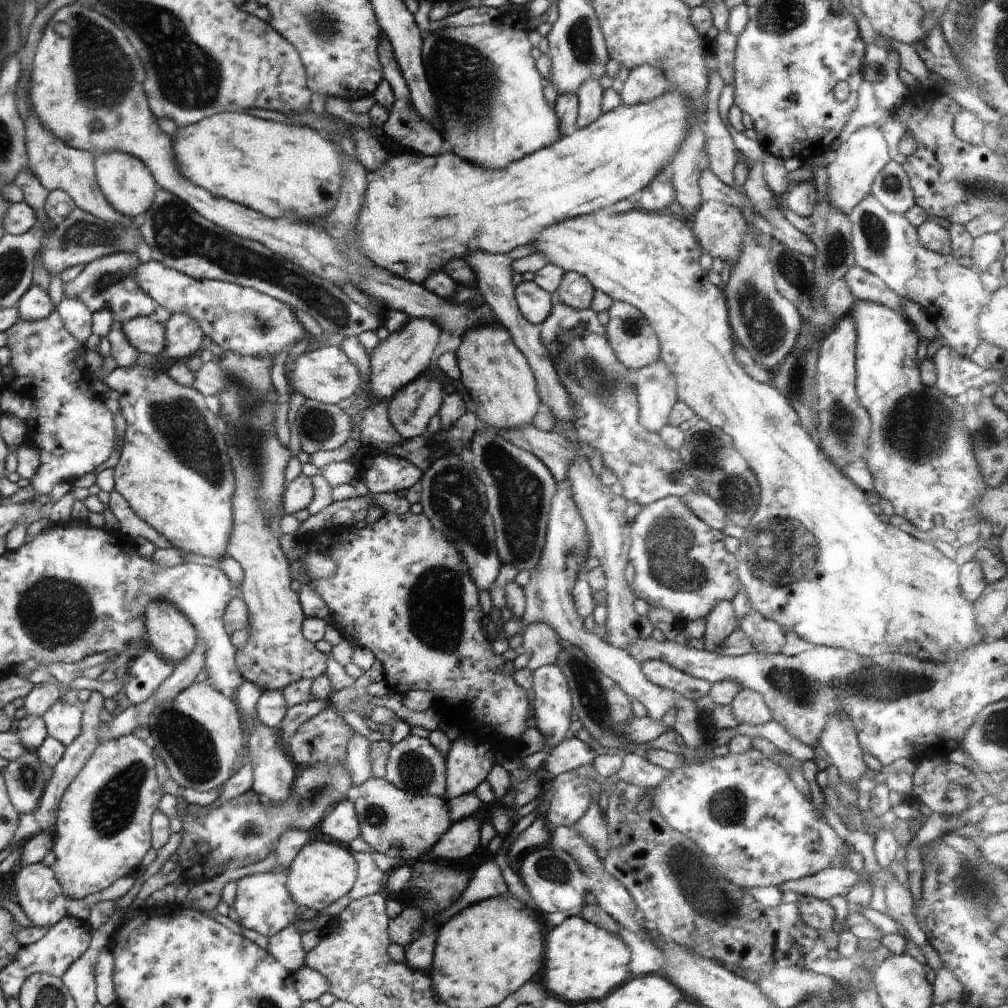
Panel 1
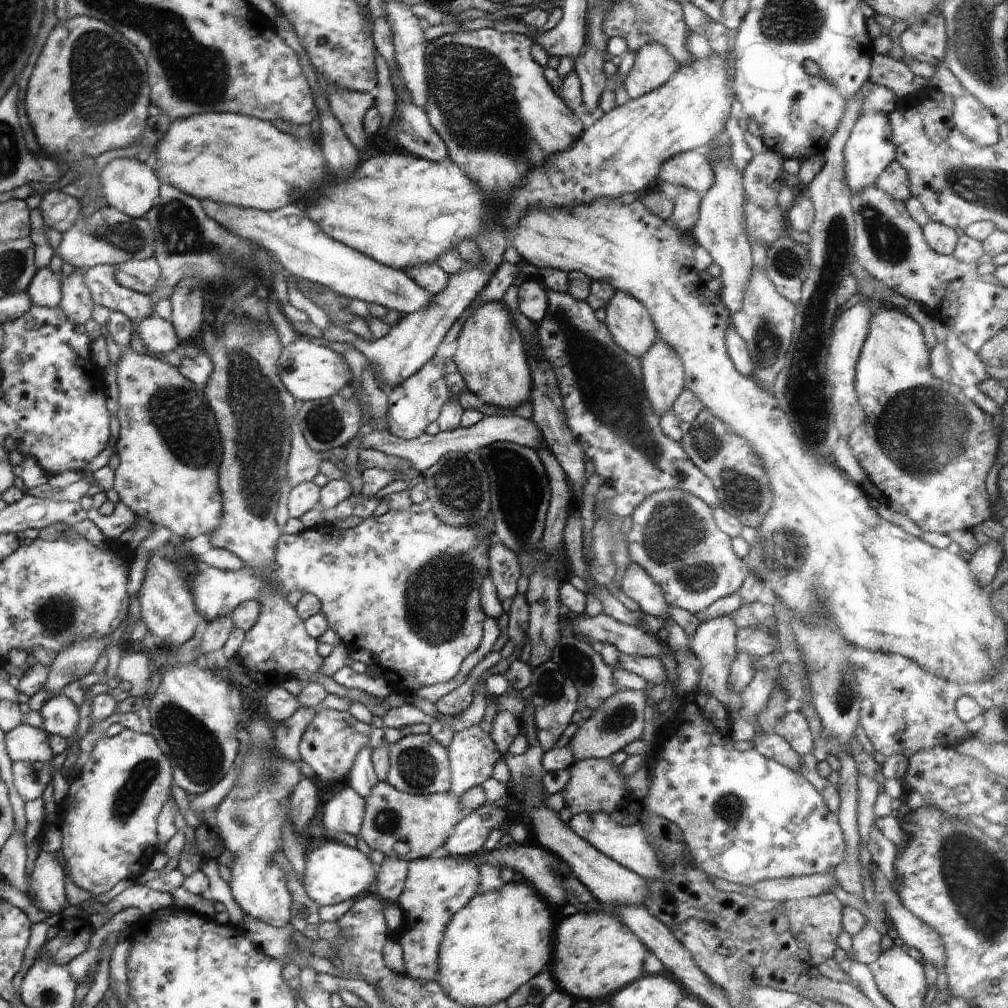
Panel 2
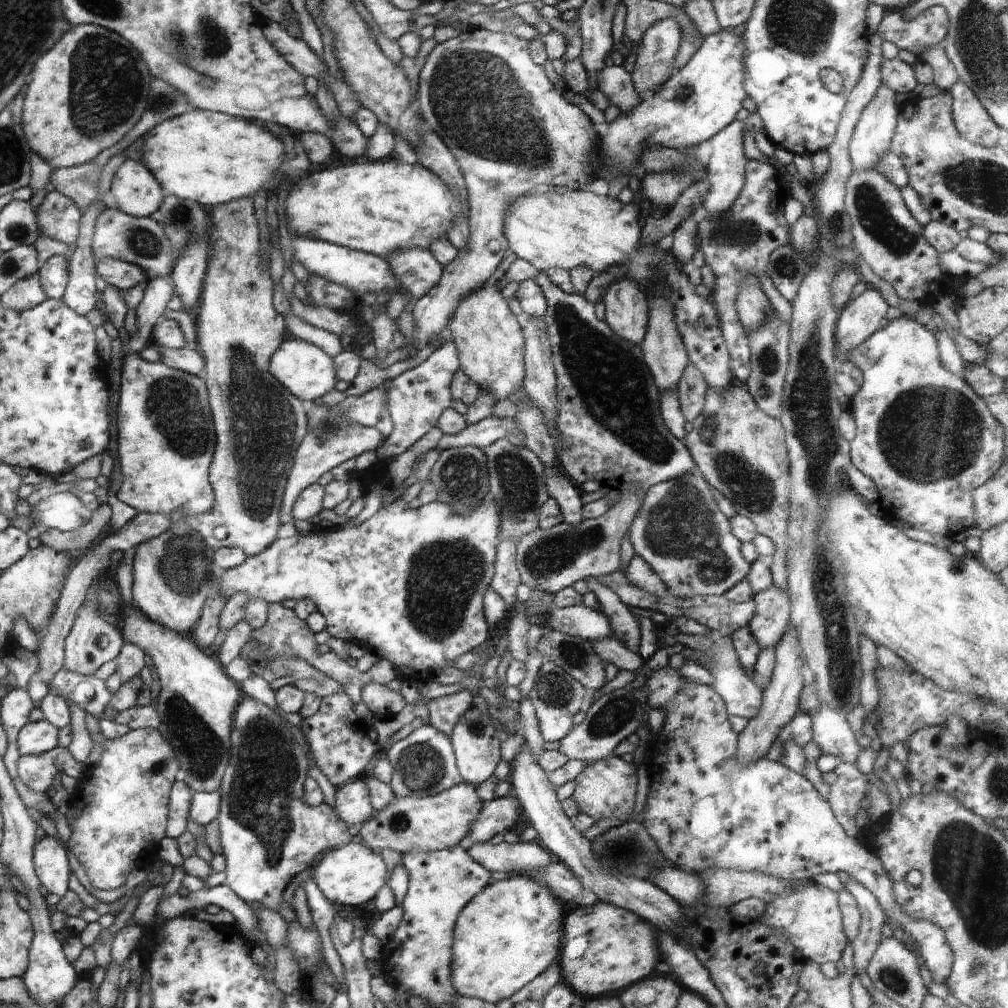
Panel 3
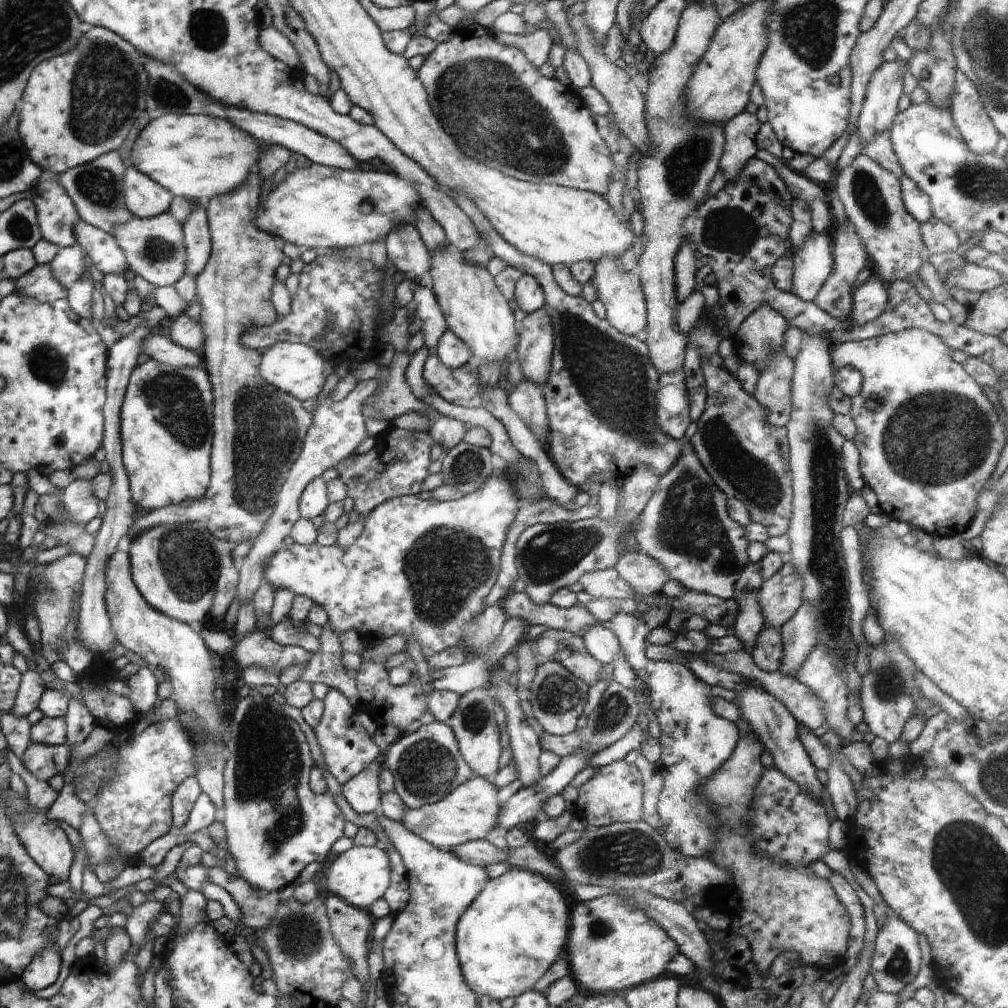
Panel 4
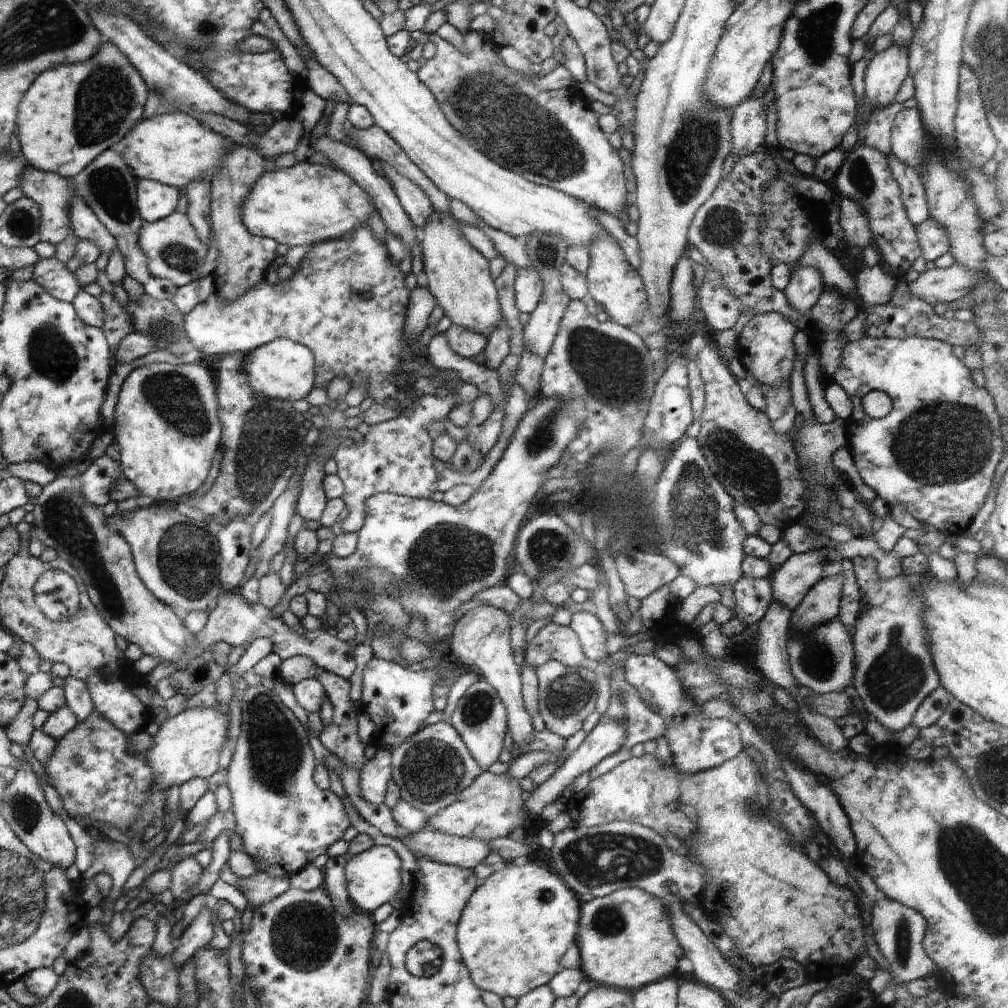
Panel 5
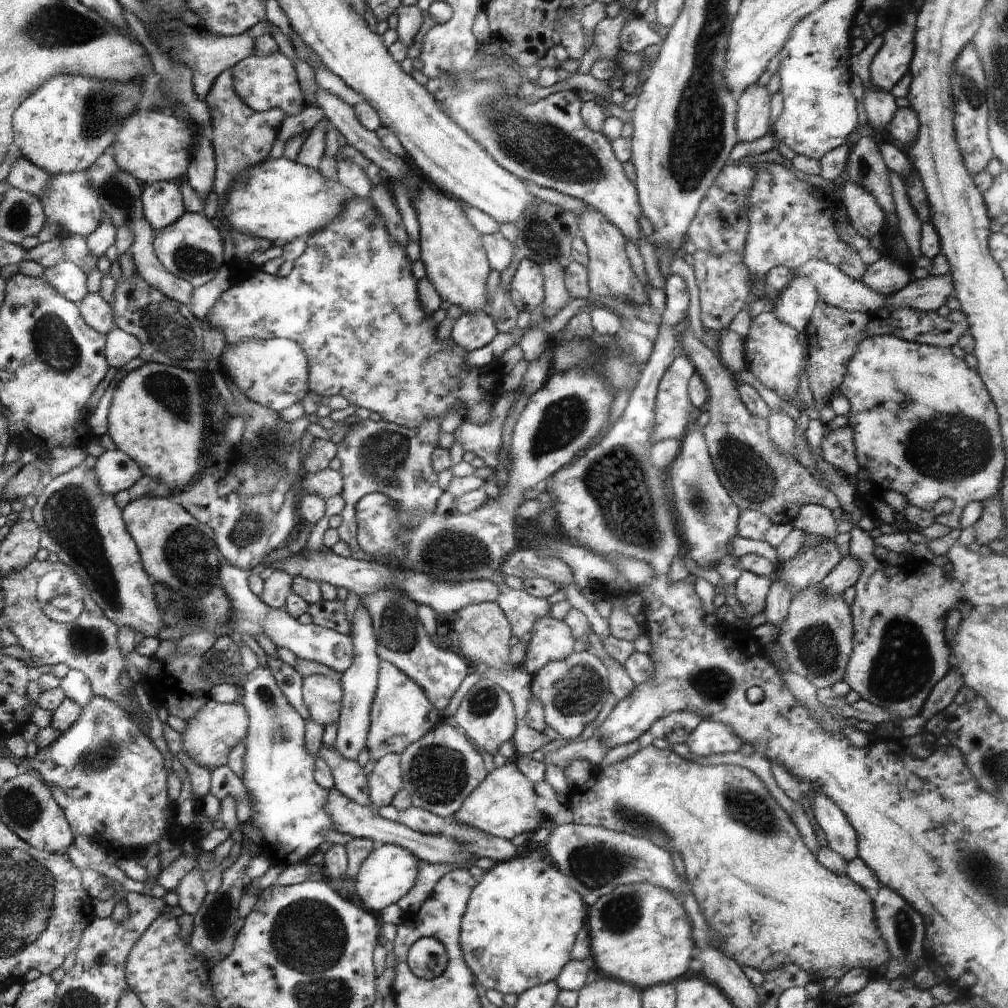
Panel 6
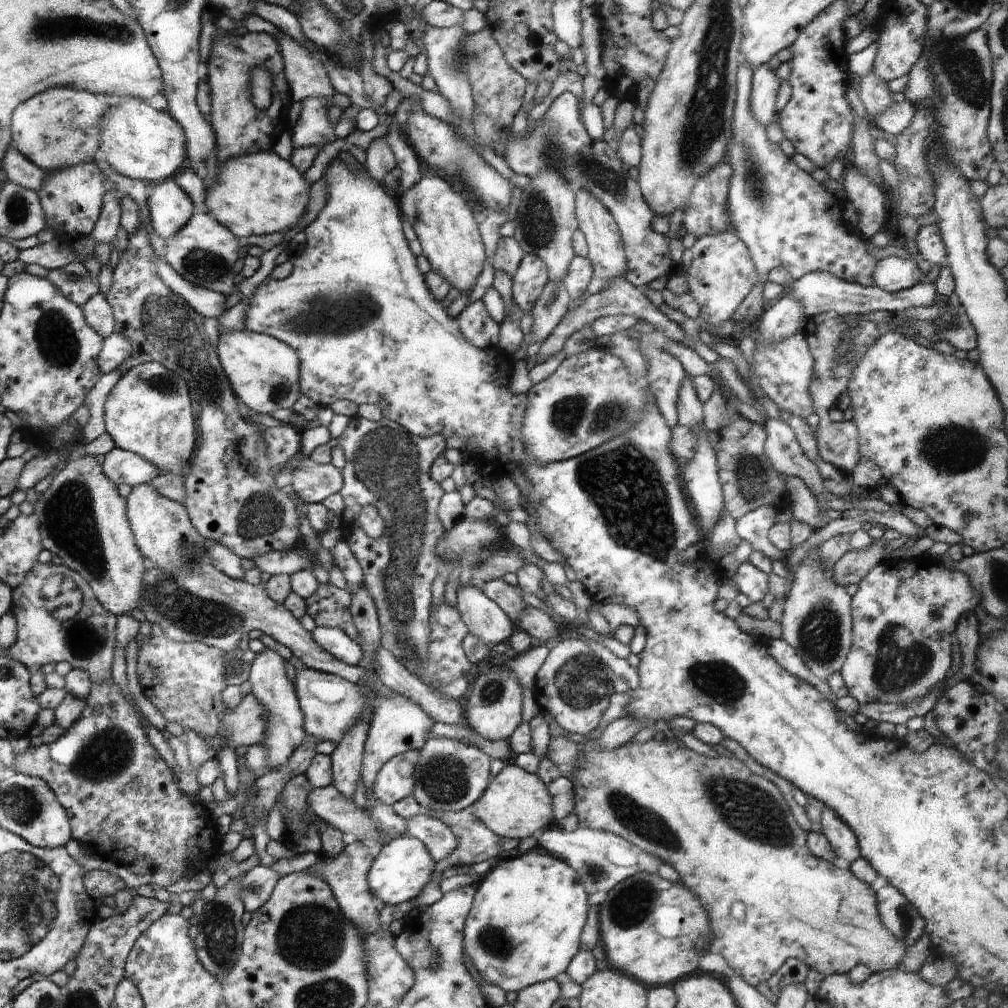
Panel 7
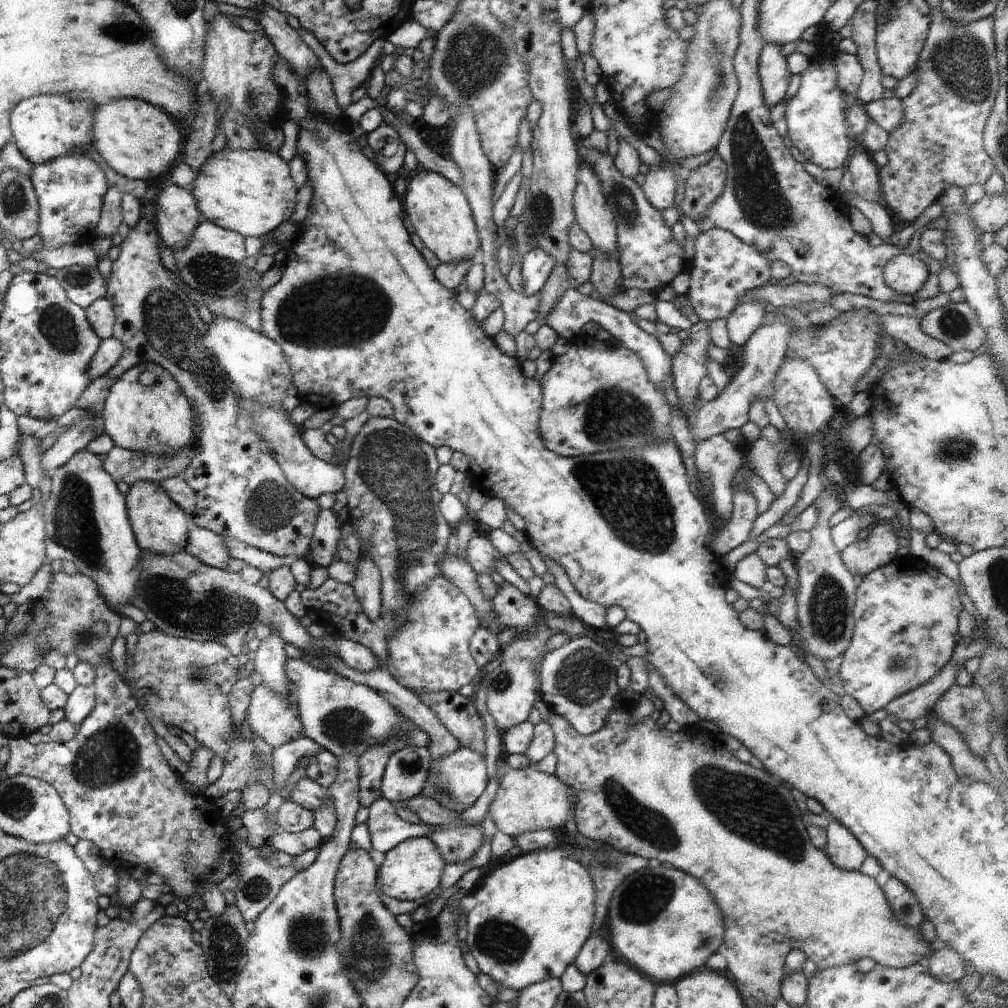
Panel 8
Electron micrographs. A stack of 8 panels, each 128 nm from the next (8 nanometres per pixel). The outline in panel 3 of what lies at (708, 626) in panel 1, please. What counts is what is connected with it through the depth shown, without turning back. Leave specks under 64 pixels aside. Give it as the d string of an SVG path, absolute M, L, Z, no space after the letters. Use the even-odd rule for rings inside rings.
M711 630L706 636L679 634L676 640L688 650L697 651L705 655L709 663L711 675L711 688L715 694L725 703L729 715L743 717L748 720L758 715L761 706L761 692L751 681L751 678L744 672L739 664L735 649L733 648L732 638L720 634L717 630Z

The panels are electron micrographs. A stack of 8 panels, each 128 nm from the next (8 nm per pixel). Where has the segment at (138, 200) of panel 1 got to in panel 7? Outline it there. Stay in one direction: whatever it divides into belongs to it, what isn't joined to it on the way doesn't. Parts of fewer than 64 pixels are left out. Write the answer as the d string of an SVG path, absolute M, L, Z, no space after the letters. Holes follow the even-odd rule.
M166 180L151 190L147 199L151 224L160 238L176 238L194 214L190 196L176 182Z

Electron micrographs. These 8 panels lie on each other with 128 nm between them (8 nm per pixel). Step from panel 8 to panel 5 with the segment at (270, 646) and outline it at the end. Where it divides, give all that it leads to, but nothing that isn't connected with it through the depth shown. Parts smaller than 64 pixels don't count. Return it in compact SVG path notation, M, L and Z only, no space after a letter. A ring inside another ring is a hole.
M263 684L248 686L242 692L240 706L240 735L232 747L233 754L227 767L227 787L232 792L230 811L236 818L235 832L242 838L242 846L254 860L258 871L289 879L294 873L312 864L320 854L326 854L334 842L342 839L351 822L340 797L330 789L322 790L316 786L314 771L317 760L308 743L307 730L282 703L274 689L268 689Z

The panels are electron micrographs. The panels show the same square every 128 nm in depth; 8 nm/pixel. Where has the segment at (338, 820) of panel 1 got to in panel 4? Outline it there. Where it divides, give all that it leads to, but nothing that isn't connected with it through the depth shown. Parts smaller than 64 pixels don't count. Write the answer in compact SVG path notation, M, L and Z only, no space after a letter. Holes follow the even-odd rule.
M374 760L368 768L364 768L360 774L356 774L354 778L343 784L342 794L346 802L359 815L378 812L382 798L378 778L380 778L383 767L382 761Z

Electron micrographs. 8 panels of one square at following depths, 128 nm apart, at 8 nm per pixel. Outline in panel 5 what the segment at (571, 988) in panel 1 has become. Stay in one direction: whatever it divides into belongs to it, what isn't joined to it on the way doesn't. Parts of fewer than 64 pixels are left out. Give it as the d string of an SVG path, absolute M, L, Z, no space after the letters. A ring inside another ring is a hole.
M626 886L603 897L584 901L580 905L580 922L576 944L582 958L582 973L585 979L634 992L644 985L658 982L675 974L680 958L684 956L680 942L676 940L669 907L658 896L648 894L642 888Z

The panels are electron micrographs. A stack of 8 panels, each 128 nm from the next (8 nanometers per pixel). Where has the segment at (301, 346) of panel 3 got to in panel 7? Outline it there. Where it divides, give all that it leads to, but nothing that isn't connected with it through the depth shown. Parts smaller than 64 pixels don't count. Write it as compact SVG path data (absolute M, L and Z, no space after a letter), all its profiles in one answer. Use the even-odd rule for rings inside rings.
M248 329L224 331L219 335L218 356L238 400L253 412L272 414L280 408L292 408L302 395L298 382L300 360L284 341Z

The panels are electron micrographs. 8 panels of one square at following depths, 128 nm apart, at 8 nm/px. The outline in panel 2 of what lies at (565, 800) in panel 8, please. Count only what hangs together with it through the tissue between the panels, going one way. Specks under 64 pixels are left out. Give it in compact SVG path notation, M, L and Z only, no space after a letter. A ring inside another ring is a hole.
M379 781L365 800L365 814L359 835L372 850L385 857L414 861L443 852L443 844L453 827L472 810L466 809L452 792L412 795Z

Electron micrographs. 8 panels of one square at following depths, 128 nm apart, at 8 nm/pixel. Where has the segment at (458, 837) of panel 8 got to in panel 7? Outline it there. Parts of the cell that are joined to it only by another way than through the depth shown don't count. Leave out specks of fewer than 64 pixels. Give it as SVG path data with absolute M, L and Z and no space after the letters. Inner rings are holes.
M425 811L406 820L406 835L420 840L436 863L448 858L458 846L458 840L450 827L428 816Z

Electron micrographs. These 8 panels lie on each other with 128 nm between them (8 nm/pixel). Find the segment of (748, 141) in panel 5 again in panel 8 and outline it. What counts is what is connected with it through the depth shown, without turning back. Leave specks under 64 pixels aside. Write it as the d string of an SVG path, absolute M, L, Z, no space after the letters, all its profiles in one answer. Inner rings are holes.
M766 42L760 53L758 74L766 100L766 106L778 104L785 101L784 96L790 83L791 74L788 71L786 57L781 53L778 44Z

